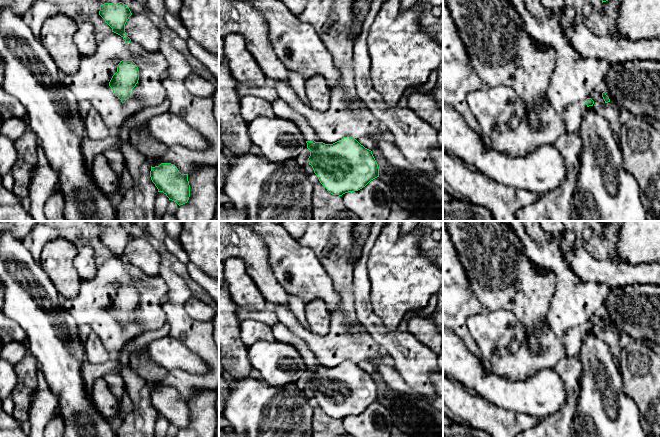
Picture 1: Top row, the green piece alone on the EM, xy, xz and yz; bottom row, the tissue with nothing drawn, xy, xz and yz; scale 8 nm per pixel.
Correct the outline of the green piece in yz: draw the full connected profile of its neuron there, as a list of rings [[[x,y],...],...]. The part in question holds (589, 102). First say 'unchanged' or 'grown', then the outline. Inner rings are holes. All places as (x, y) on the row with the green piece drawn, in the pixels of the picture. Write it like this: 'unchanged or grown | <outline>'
grown | [[[587,98],[584,101],[579,101],[569,105],[563,112],[563,119],[565,122],[566,133],[577,132],[587,107],[593,106],[594,101]]]

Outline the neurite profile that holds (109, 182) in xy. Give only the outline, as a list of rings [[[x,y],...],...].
[[[99,154],[93,159],[90,165],[90,173],[94,183],[105,195],[110,196],[120,192],[121,176],[112,170],[104,154]]]

